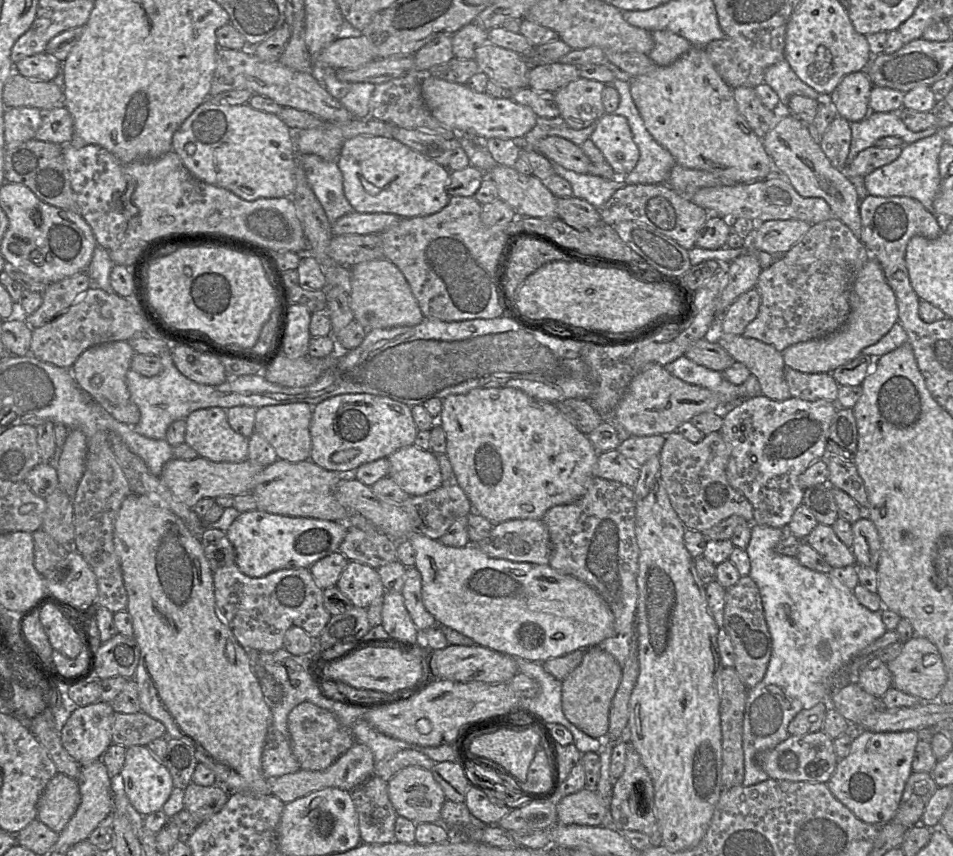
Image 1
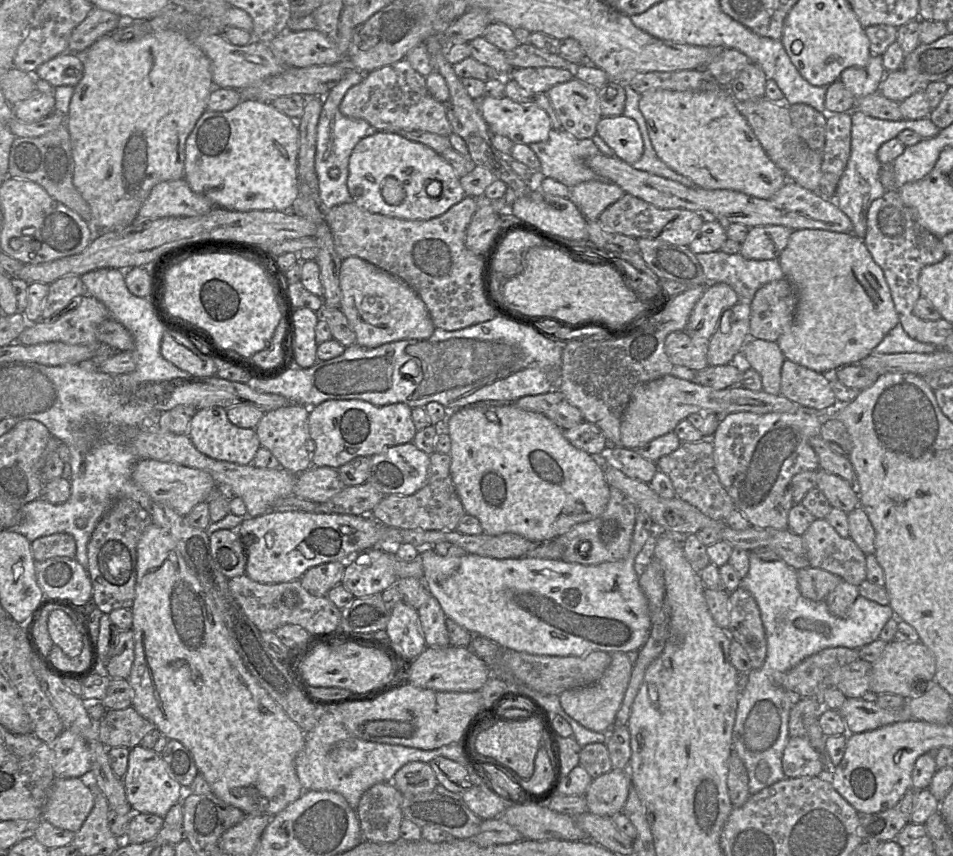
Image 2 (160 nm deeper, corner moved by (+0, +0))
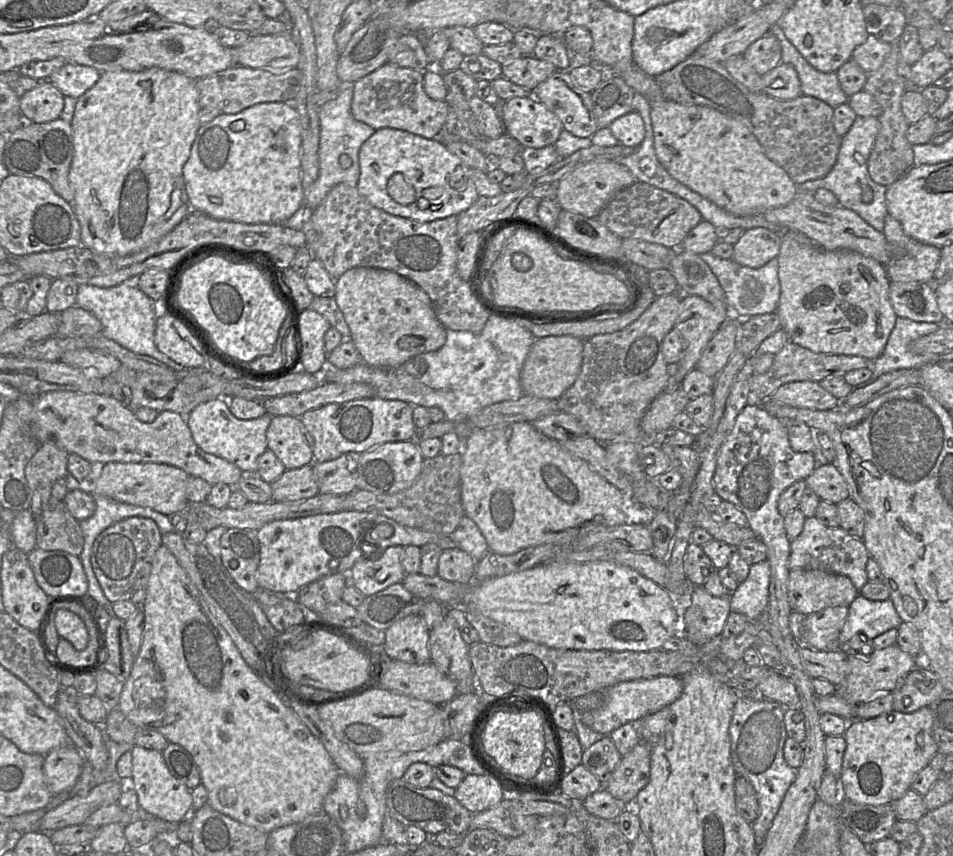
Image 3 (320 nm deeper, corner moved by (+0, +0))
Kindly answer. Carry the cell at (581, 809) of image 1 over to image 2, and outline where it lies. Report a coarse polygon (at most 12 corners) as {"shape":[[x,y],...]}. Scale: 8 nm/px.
{"shape":[[628,770],[594,778],[584,798],[588,812],[613,818],[631,787]]}

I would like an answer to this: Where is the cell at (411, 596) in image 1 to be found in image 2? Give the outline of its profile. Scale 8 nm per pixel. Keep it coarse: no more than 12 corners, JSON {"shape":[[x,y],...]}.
{"shape":[[430,596],[417,612],[427,647],[450,646],[446,615]]}

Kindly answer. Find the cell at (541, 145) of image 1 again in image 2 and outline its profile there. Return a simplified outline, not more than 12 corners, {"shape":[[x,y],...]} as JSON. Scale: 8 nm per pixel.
{"shape":[[615,156],[596,174],[659,209],[724,224],[852,233],[834,200],[793,181],[769,199],[687,187]]}

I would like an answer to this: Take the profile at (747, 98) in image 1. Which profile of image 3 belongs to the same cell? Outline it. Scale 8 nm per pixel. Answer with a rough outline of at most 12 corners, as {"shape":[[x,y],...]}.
{"shape":[[770,31],[742,54],[760,76],[781,63]]}

